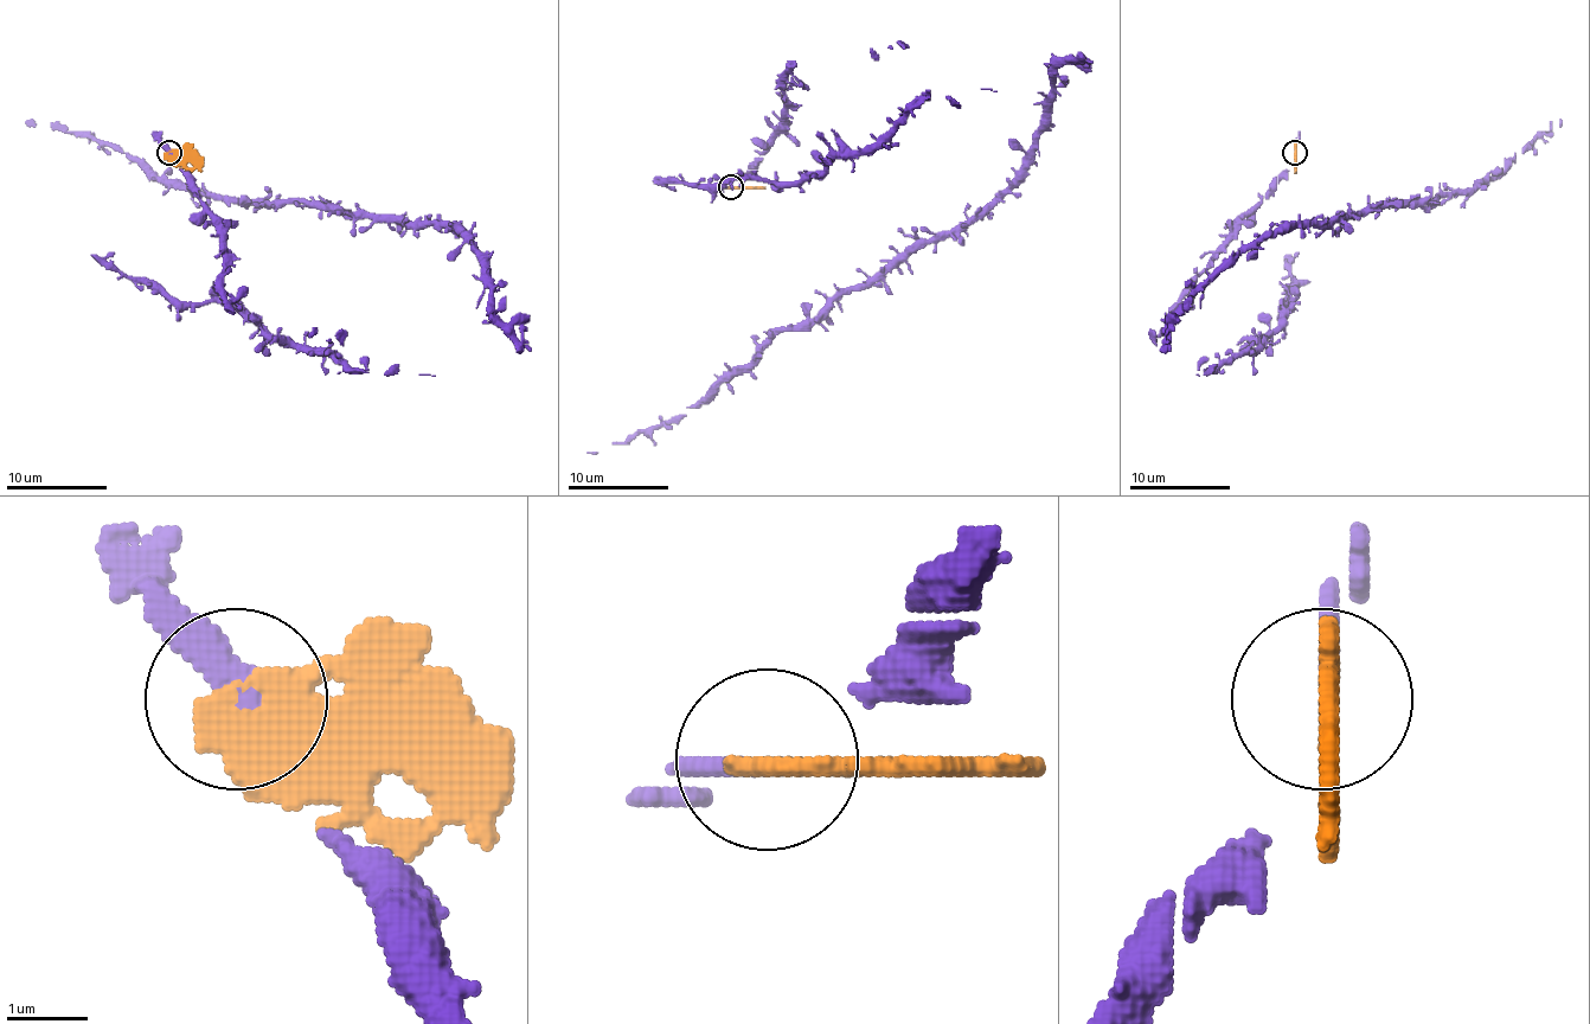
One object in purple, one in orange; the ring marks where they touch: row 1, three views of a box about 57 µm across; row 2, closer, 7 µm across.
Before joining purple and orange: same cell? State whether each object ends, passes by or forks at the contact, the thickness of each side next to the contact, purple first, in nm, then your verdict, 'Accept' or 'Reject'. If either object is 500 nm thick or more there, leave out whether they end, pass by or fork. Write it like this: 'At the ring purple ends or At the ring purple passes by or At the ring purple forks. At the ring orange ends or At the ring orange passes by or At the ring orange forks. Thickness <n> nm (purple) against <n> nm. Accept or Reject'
Thickness 320 nm (purple) against 550 nm. Reject

